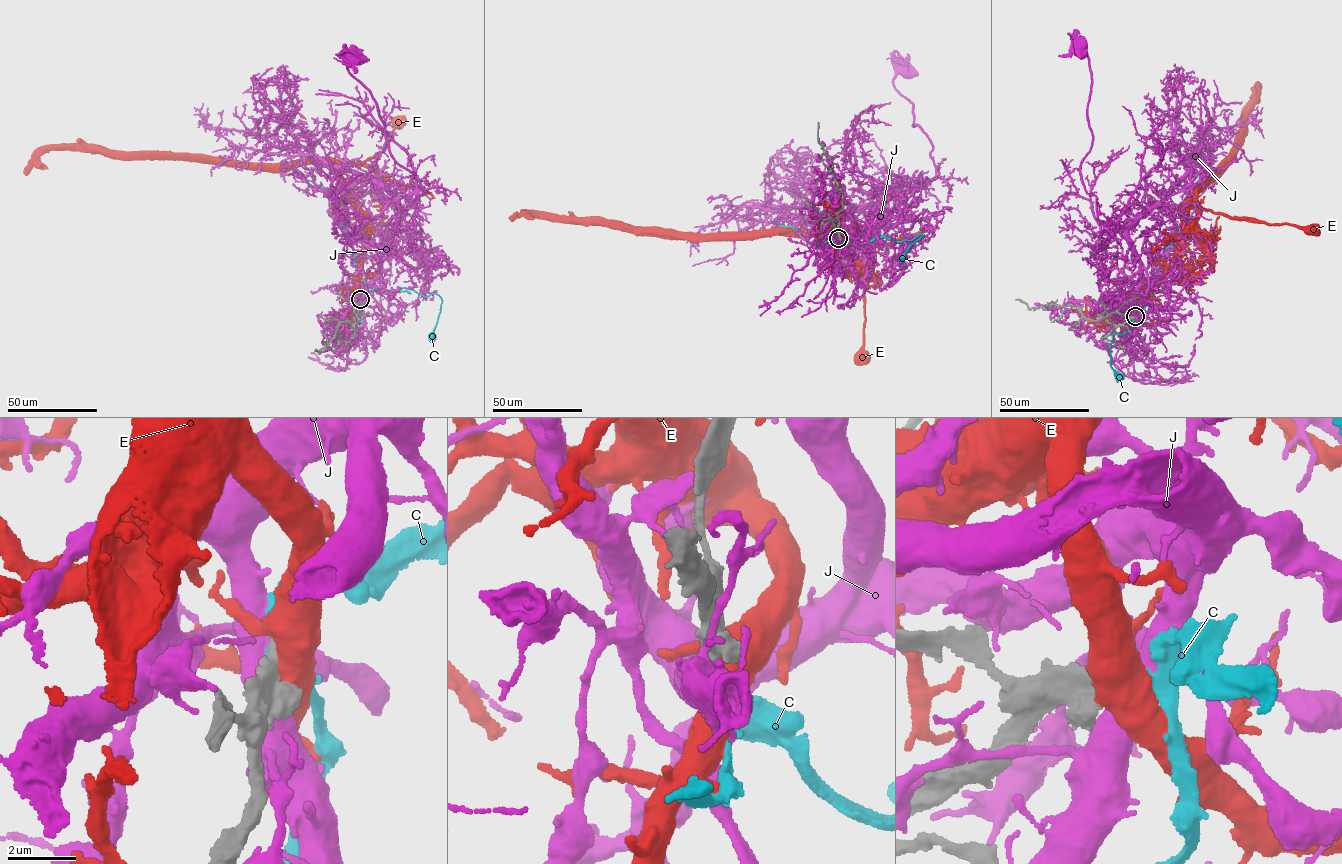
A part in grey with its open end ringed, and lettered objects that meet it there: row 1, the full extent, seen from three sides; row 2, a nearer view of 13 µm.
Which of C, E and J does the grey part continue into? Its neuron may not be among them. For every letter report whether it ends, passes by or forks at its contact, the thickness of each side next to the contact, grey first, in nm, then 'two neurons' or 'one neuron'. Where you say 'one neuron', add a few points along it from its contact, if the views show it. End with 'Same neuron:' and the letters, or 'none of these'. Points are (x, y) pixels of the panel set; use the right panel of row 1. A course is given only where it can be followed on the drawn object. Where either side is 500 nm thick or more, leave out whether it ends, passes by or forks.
C: 600/320 nm | two neurons
E: 750/600 nm | two neurons
J: 700/650 nm | two neurons
Same neuron: none of these

